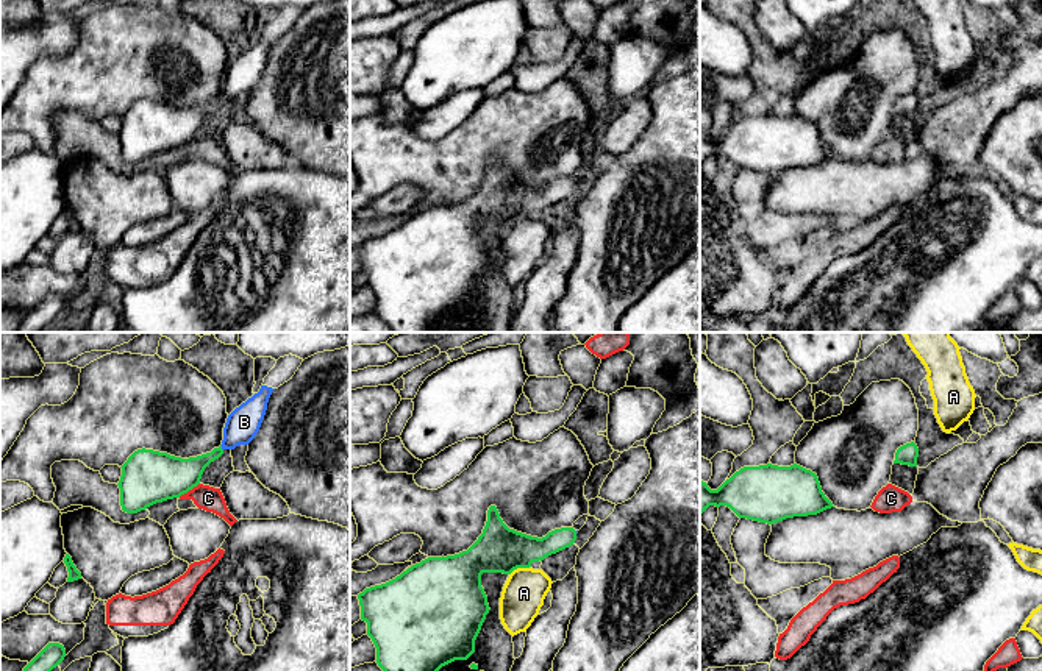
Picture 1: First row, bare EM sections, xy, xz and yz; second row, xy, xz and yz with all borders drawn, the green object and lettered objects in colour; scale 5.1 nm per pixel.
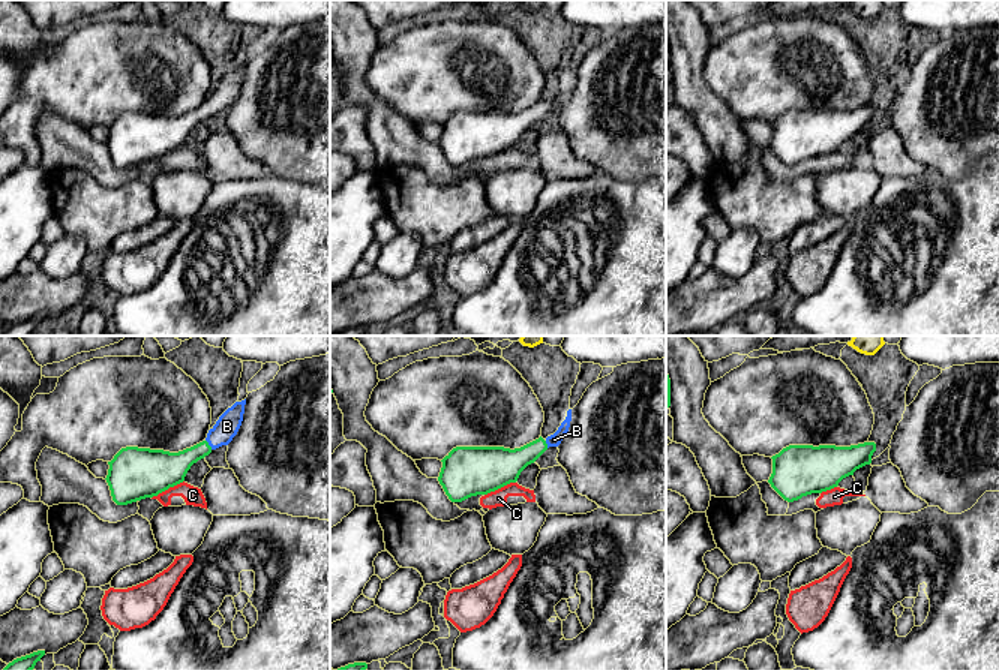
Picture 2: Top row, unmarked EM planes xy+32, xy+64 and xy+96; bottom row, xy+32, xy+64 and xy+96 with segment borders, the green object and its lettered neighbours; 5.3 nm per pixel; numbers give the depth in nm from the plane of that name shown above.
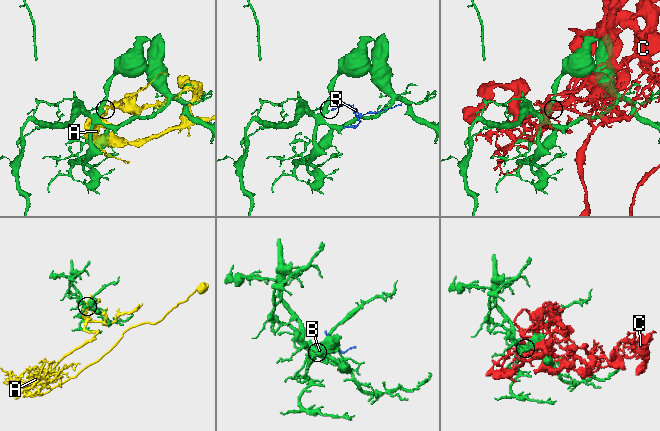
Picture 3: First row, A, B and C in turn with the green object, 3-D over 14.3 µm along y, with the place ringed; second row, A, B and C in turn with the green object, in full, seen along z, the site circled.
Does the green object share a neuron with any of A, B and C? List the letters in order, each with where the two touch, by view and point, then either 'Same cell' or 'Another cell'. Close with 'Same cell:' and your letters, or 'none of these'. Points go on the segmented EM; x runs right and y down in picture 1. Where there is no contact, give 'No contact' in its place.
A: Touches green at xz (519, 567). Another cell
B: Touches green at xy (221, 448). Same cell
C: Touches green at xy (188, 490). Another cell
Same cell: B

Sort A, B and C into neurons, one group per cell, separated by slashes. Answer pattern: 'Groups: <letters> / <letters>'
Groups: A / B / C

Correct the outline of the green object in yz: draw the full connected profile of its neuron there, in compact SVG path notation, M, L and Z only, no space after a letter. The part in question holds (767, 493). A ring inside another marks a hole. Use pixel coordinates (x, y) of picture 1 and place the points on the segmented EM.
M797 463L744 467L717 490L700 479L700 515L709 506L726 506L739 518L767 524L834 507L822 492L817 474Z

